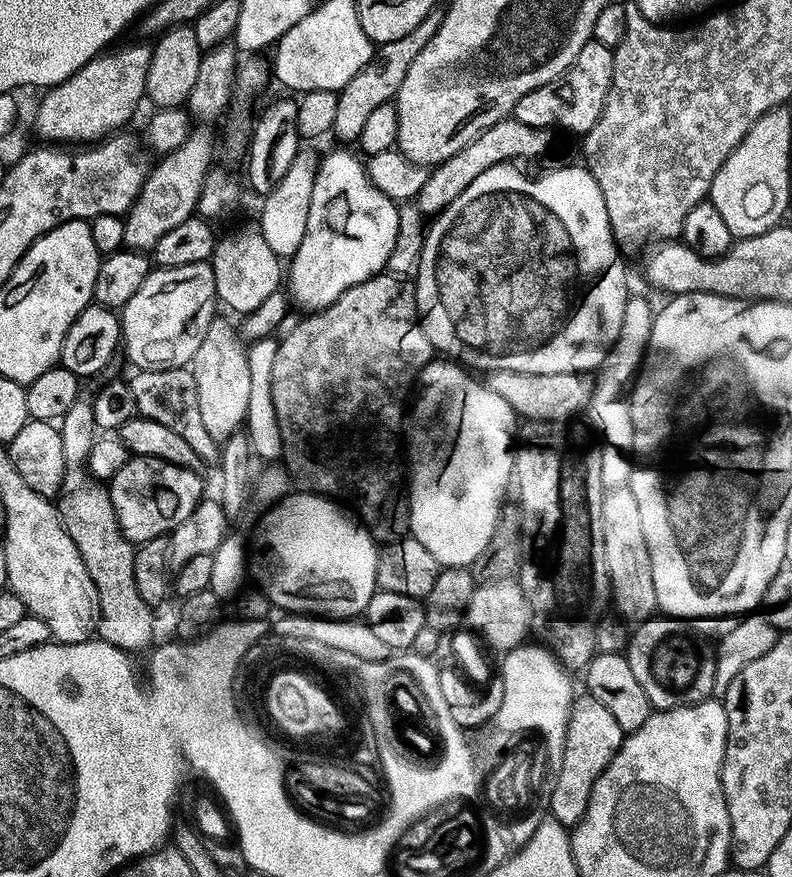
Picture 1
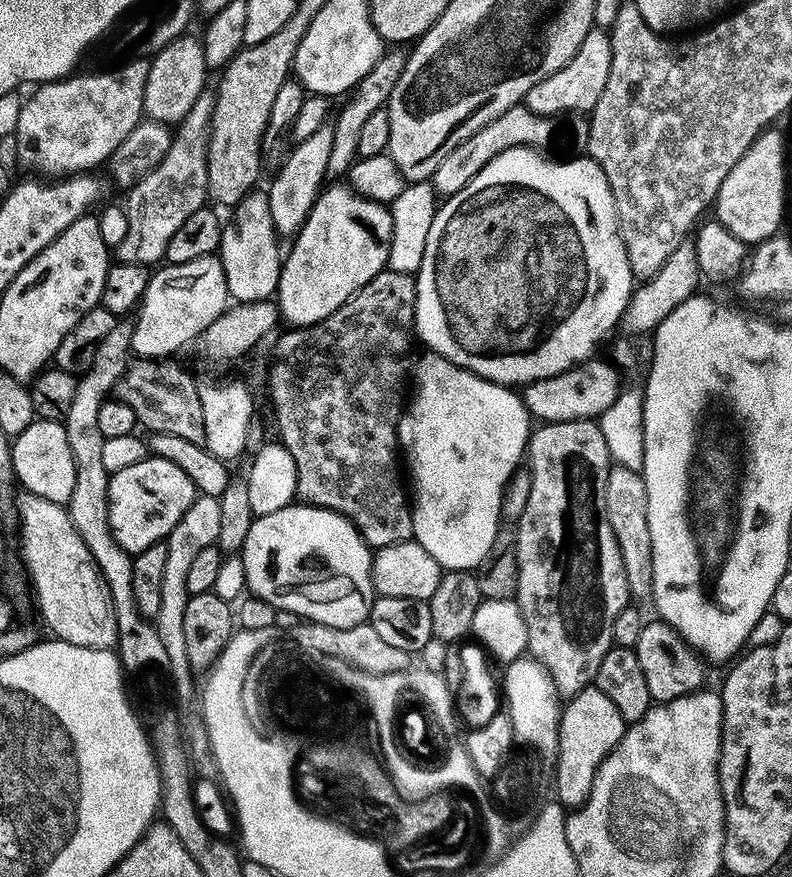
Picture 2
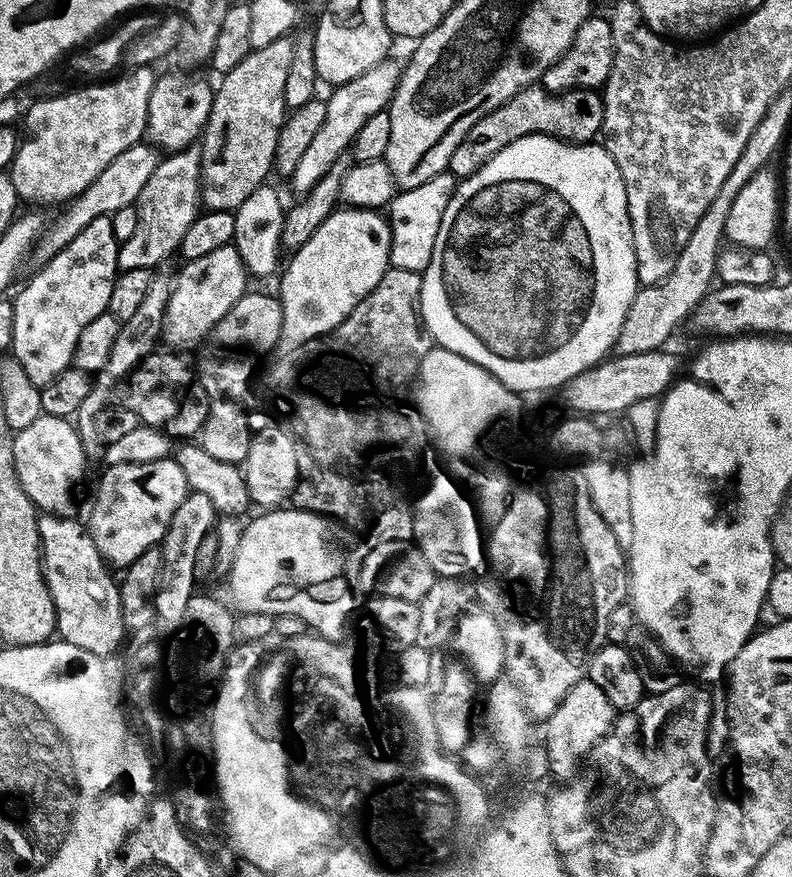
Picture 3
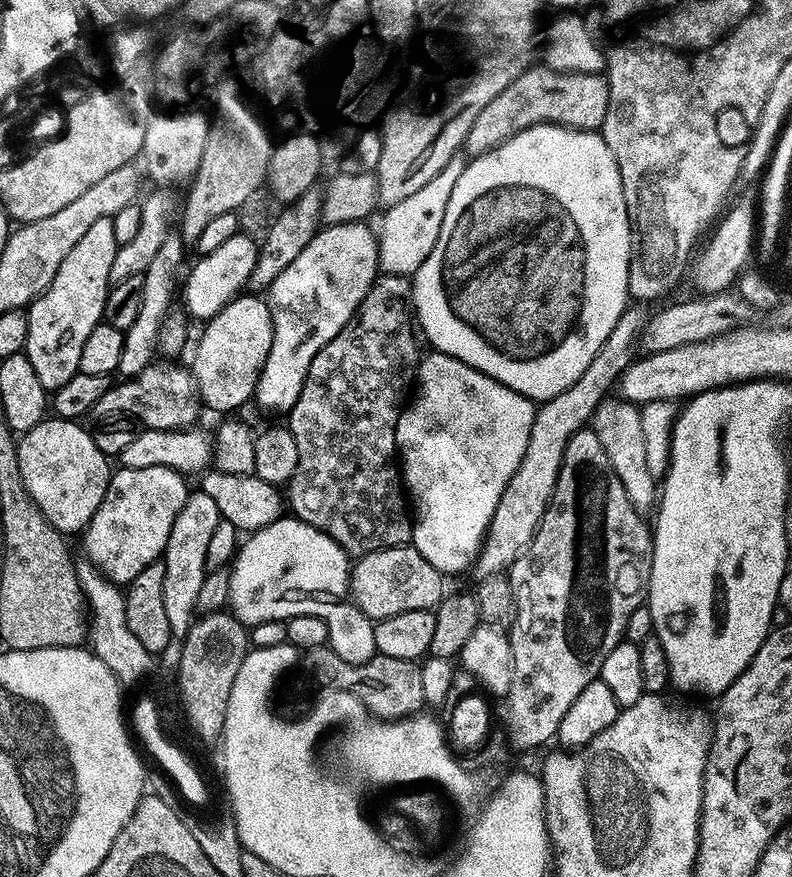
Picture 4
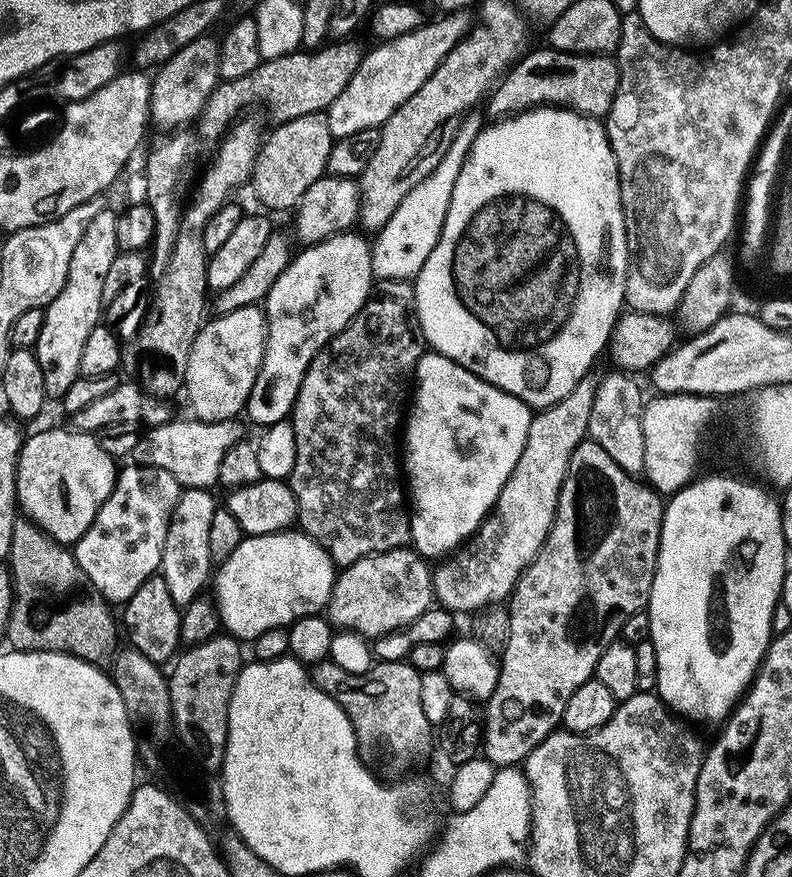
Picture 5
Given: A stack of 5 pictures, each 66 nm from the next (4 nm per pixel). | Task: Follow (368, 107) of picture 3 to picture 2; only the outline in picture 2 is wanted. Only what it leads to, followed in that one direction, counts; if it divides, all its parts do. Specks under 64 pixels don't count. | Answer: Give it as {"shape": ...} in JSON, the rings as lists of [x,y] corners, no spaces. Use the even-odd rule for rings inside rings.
{"shape":[[[325,126],[314,130],[310,138],[299,141],[289,151],[287,158],[284,159],[284,165],[277,168],[271,177],[272,185],[267,186],[266,193],[274,226],[281,237],[295,237],[296,233],[303,228],[304,223],[308,221],[308,215],[314,206],[316,197],[320,195],[326,184],[331,145],[331,127]]]}

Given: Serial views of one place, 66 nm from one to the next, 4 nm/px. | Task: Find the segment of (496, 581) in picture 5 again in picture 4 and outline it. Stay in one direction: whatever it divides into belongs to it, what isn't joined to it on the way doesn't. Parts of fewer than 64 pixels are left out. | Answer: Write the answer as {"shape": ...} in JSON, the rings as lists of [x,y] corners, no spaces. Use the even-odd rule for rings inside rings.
{"shape":[[[629,306],[625,308],[622,315],[618,318],[614,330],[610,330],[610,338],[606,338],[606,342],[602,342],[598,354],[594,354],[590,366],[586,366],[586,370],[578,378],[578,382],[574,382],[566,390],[562,390],[562,394],[543,401],[537,407],[534,426],[530,426],[530,442],[526,446],[526,454],[522,458],[518,470],[514,470],[514,474],[510,478],[510,482],[494,510],[492,520],[488,523],[488,531],[484,537],[484,543],[480,545],[480,554],[477,556],[474,565],[474,572],[477,572],[478,577],[499,577],[501,573],[511,568],[516,558],[529,547],[532,535],[536,533],[536,527],[539,526],[540,520],[544,517],[544,511],[548,509],[548,503],[552,501],[567,443],[570,442],[577,431],[583,429],[591,421],[592,416],[596,413],[596,408],[606,399],[606,395],[609,393],[607,391],[611,386],[613,389],[618,377],[632,365],[634,359],[632,351],[637,351],[638,337],[644,325],[647,324],[649,317],[649,313],[647,311],[643,312],[640,308],[643,307]]]}

